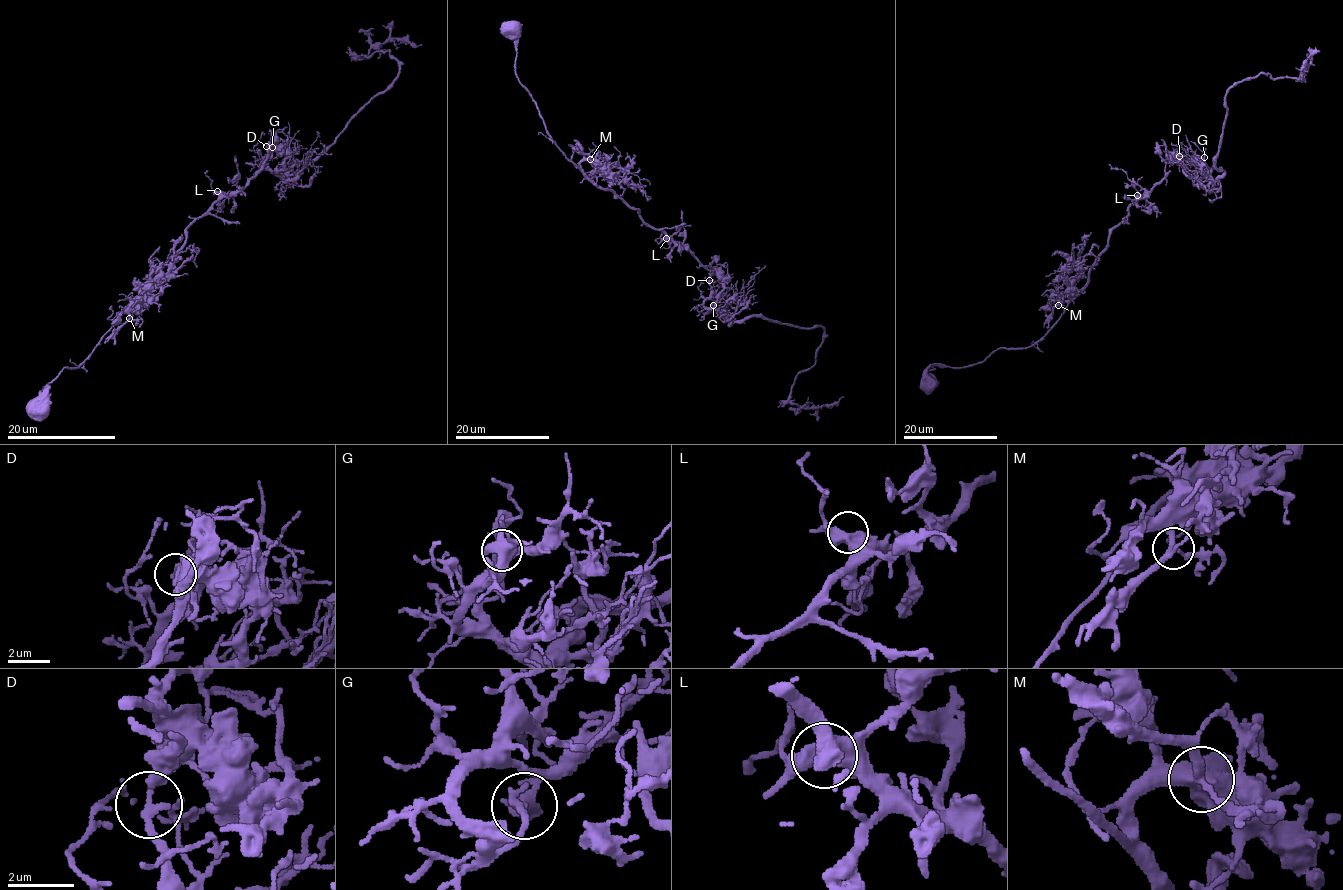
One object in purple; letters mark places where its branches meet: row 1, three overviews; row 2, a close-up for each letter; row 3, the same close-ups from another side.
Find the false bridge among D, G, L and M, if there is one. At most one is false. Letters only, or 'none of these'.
D

